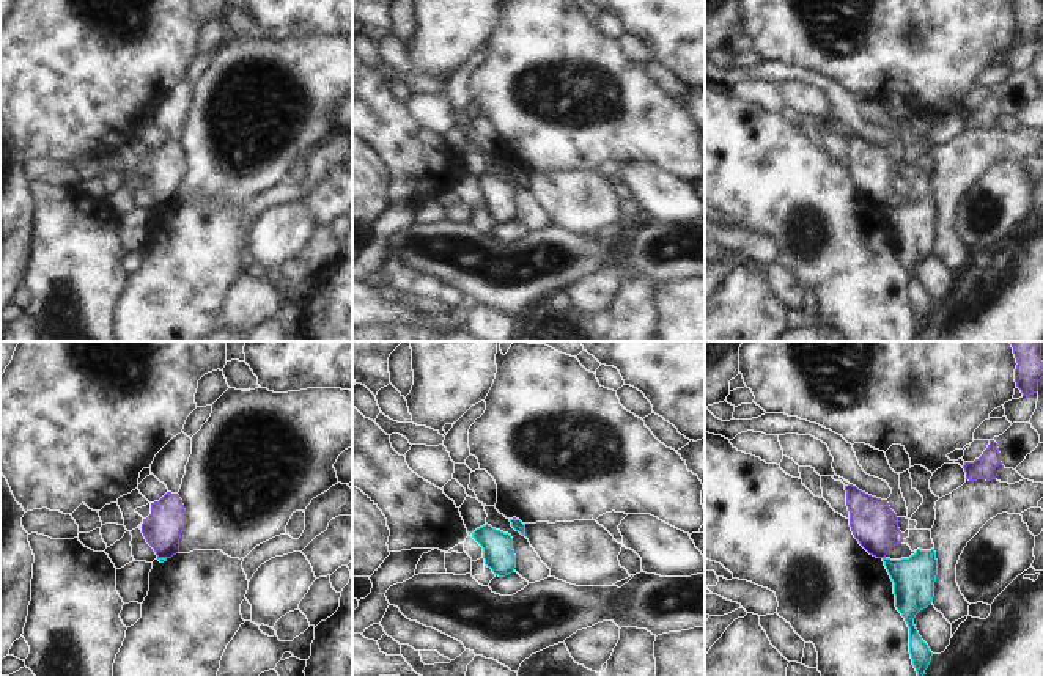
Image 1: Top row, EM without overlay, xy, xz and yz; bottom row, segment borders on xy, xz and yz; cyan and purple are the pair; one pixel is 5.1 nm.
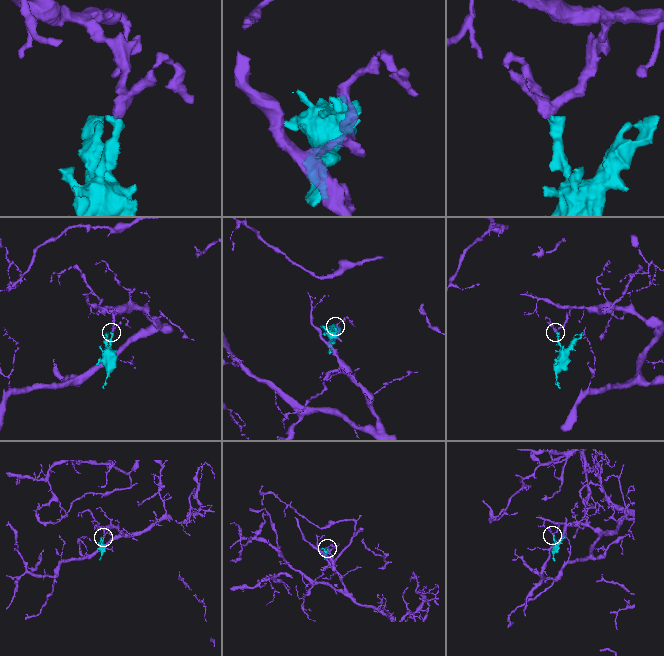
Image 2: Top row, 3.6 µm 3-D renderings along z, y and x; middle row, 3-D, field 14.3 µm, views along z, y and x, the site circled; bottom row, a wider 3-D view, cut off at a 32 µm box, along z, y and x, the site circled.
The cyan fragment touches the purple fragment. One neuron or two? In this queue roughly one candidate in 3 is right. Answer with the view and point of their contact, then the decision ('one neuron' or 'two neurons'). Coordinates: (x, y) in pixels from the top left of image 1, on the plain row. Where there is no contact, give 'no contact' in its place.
contact xy (162, 206); two neurons

